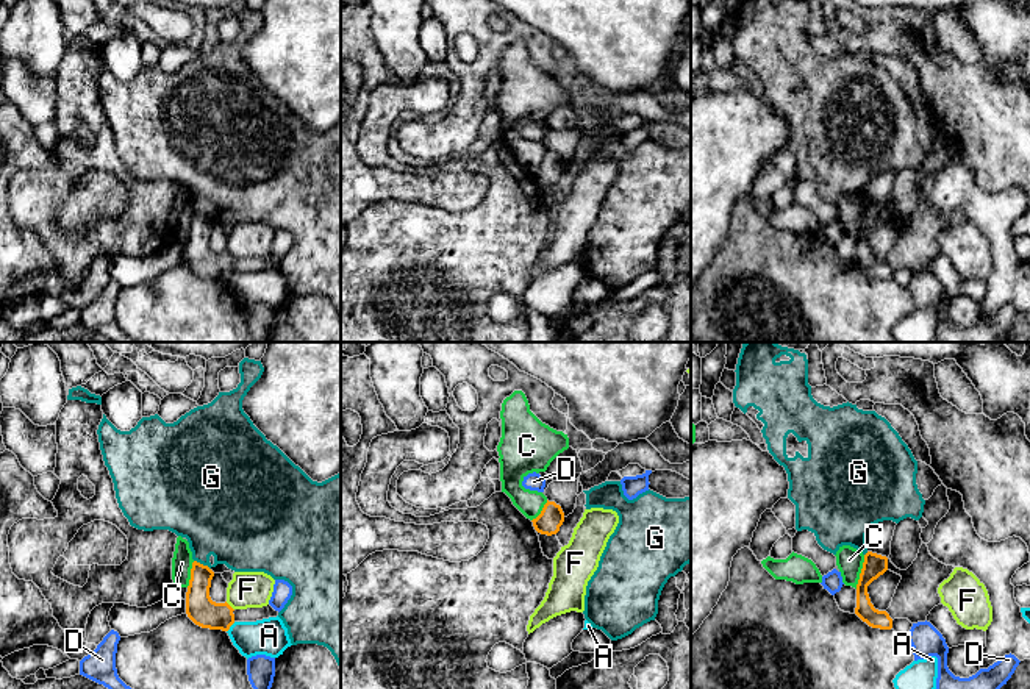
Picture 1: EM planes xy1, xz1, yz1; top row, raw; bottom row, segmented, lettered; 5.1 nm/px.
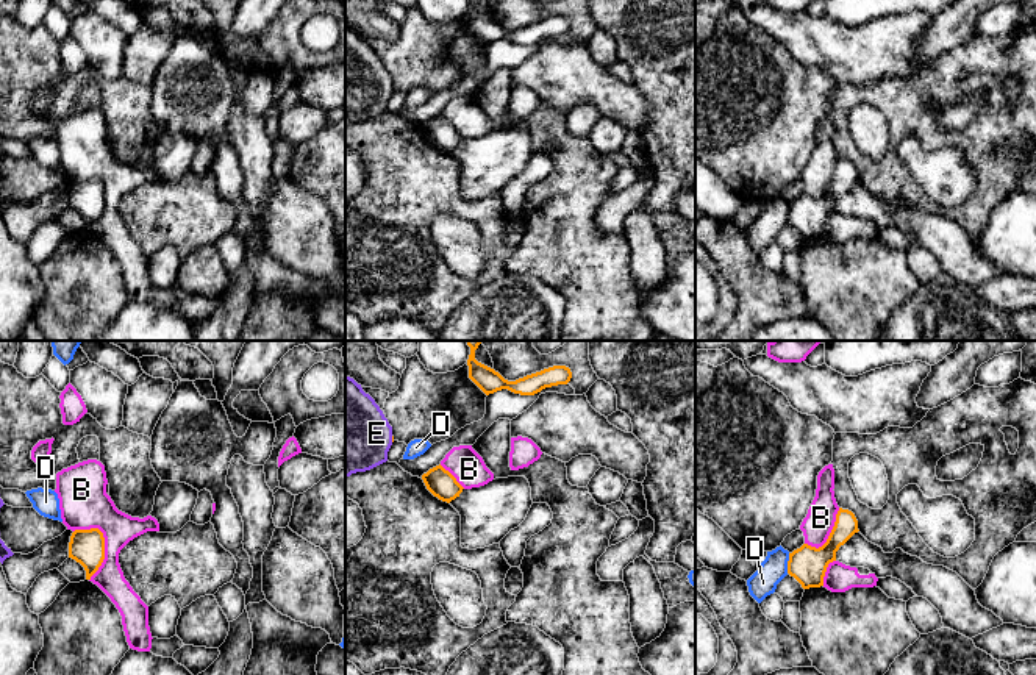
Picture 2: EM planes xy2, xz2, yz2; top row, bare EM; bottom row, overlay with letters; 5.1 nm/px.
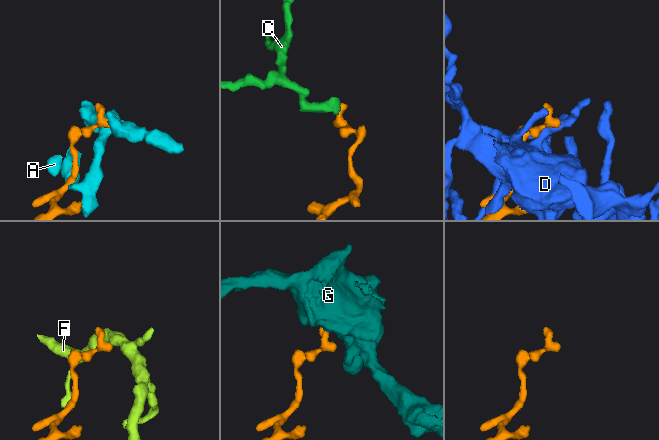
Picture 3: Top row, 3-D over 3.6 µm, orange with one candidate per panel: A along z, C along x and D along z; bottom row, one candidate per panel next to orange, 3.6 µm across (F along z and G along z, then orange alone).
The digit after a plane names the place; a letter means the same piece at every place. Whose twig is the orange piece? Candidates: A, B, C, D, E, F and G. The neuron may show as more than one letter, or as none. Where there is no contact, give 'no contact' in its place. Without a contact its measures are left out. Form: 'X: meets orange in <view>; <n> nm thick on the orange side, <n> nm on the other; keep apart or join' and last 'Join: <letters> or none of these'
A: meets orange in xy1; 150 nm thick on the orange side, 190 nm on the other; keep apart
B: meets orange in xy2; 180 nm thick on the orange side, 220 nm on the other; keep apart
C: meets orange in yz1; 120 nm thick on the orange side, 140 nm on the other; keep apart
D: meets orange in yz2; 190 nm thick on the orange side, 140 nm on the other; keep apart
E: meets orange in xz2; 20 nm thick on the orange side, 420 nm on the other; join
F: meets orange in xy1; 150 nm thick on the orange side, 190 nm on the other; keep apart
G: meets orange in xy1; 150 nm thick on the orange side, 380 nm on the other; keep apart
Join: E

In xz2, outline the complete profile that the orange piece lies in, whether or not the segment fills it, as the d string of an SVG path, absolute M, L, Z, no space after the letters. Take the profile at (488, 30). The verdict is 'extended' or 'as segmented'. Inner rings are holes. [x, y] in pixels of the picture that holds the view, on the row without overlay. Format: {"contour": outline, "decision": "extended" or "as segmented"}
{"contour": "M470 0L469 9L469 28L486 44L494 44L502 39L508 39L520 45L534 45L545 38L567 34L572 28L572 22L566 16L553 16L541 22L527 25L516 31L505 30L494 19L478 12L475 9L475 0Z", "decision": "as segmented"}

